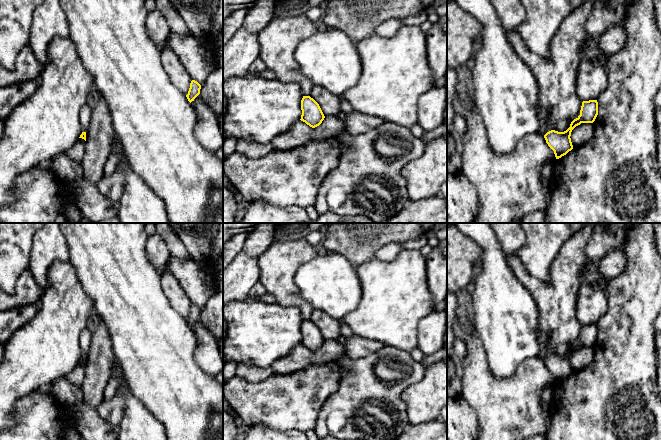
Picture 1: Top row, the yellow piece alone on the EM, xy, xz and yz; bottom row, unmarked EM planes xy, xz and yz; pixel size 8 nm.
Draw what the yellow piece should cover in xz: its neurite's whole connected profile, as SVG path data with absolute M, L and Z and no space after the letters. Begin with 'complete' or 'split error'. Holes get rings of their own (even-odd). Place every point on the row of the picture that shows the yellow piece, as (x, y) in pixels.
complete; M303 96L301 110L300 120L312 128L319 126L325 118L319 104L310 96Z

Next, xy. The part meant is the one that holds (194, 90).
complete; M192 80L190 83L188 94L186 95L190 103L194 101L194 99L200 94L200 89L201 85L197 81Z

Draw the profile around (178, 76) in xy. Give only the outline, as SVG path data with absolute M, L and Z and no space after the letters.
M168 48L163 49L161 62L166 74L169 76L170 82L184 95L187 95L192 80L176 53Z

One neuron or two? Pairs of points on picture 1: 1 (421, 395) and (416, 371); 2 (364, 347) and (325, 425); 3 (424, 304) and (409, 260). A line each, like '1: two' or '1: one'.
1: two
2: two
3: one

